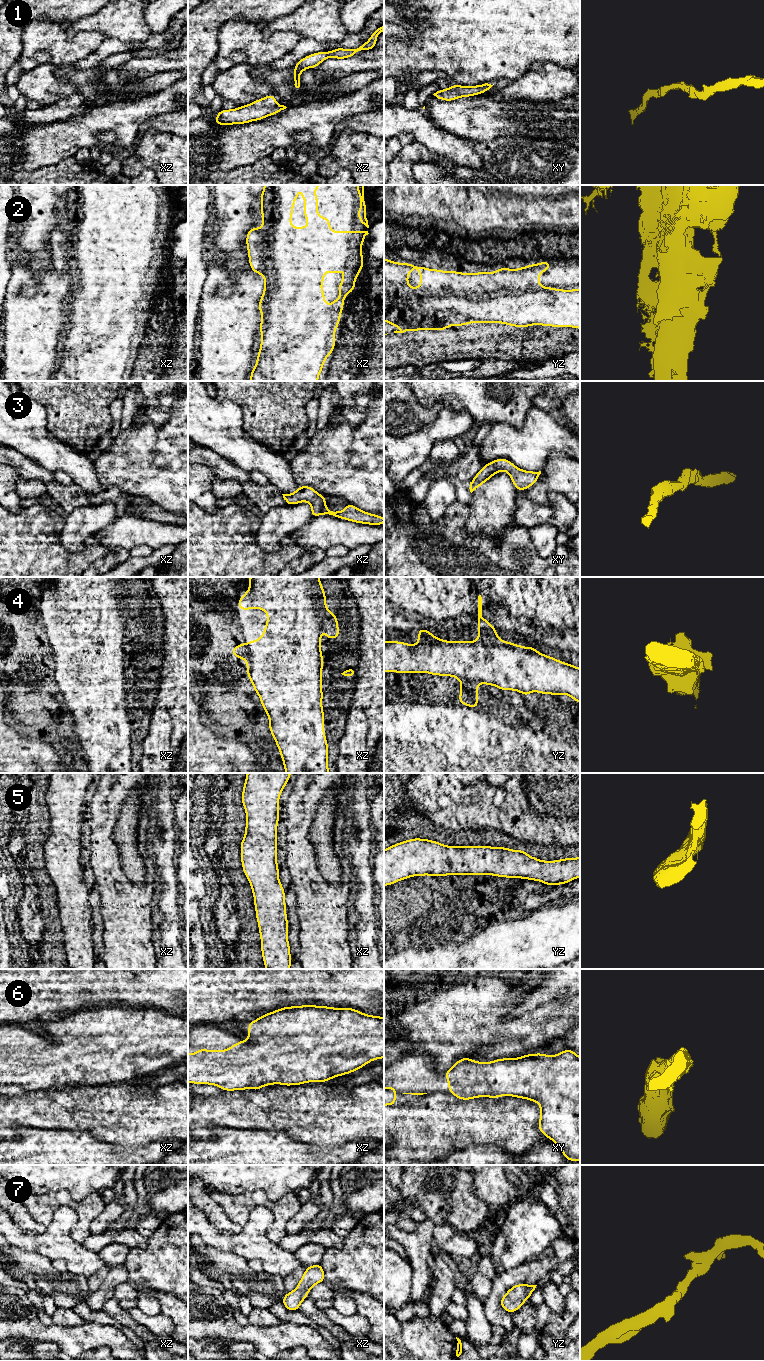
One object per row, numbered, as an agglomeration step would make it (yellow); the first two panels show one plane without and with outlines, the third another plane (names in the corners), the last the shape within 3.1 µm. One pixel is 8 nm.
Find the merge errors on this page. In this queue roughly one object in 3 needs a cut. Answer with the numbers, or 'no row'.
no row

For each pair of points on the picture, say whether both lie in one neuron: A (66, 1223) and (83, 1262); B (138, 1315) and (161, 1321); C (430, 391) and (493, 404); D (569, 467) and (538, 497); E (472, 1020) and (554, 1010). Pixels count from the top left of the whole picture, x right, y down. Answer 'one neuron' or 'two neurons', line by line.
A: one neuron
B: one neuron
C: one neuron
D: one neuron
E: one neuron

